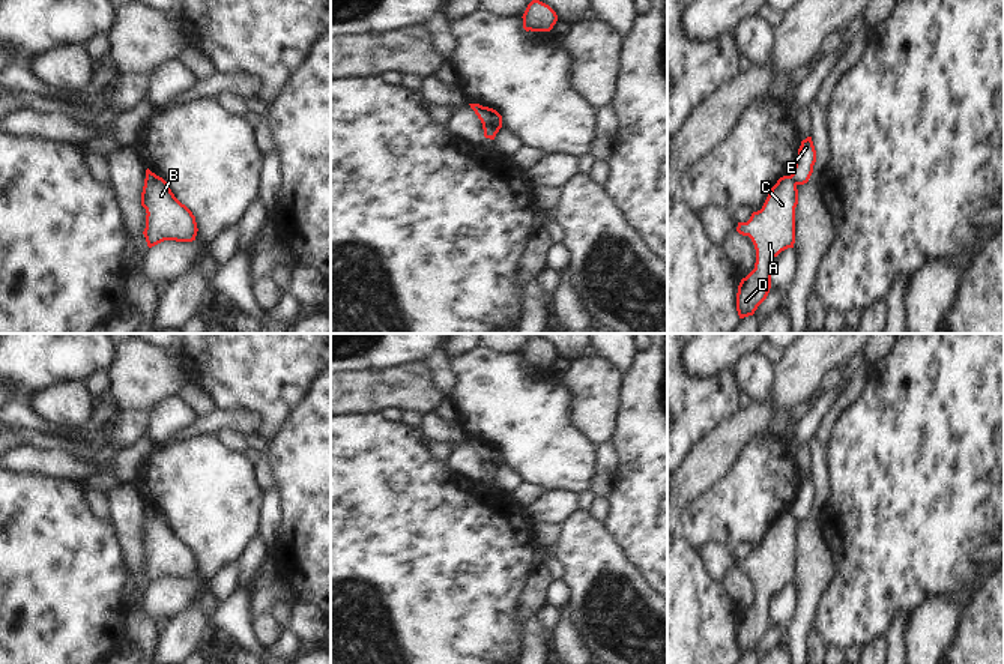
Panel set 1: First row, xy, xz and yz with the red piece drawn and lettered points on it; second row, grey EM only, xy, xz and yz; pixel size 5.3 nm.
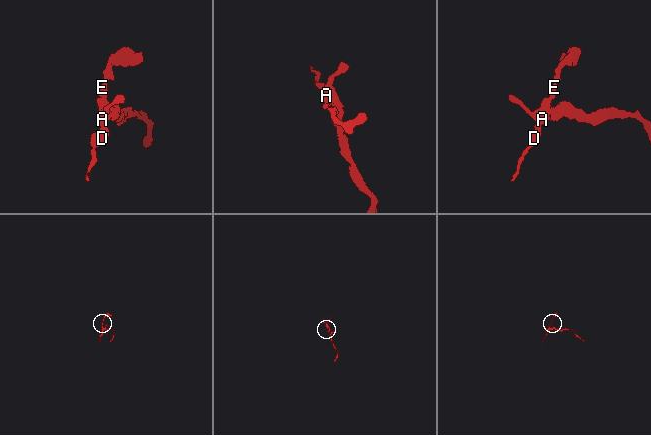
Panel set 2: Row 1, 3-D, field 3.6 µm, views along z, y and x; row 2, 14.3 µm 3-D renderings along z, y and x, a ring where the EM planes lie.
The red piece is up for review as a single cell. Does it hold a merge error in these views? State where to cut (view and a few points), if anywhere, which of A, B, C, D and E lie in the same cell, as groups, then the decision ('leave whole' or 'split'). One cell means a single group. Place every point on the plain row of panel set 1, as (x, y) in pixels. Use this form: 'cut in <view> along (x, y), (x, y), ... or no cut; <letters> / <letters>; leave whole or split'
cut in xz along (483, 460), (501, 463); A B C D / E; split

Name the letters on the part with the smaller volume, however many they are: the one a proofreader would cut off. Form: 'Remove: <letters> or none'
Remove: E

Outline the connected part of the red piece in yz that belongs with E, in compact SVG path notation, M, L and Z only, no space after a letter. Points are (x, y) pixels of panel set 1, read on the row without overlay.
M807 473L806 476L801 478L798 493L795 496L795 503L791 511L797 521L804 521L809 518L813 509L815 499L816 499L816 487L812 473Z

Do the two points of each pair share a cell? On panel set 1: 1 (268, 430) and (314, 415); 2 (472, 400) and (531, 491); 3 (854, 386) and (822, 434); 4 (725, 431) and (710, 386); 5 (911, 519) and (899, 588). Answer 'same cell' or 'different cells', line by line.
1: different cells
2: different cells
3: same cell
4: different cells
5: same cell

